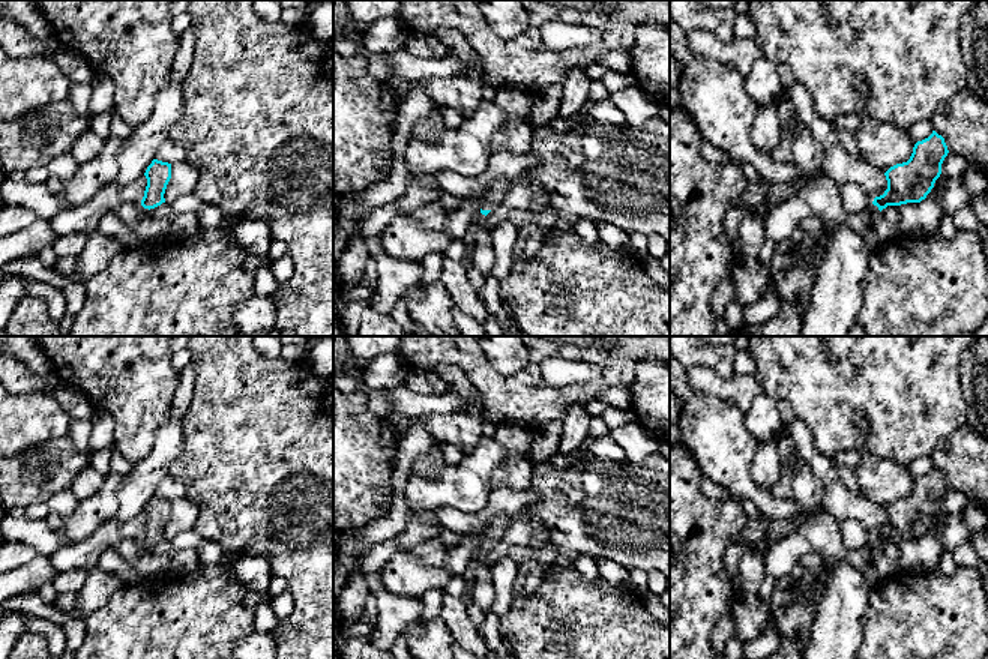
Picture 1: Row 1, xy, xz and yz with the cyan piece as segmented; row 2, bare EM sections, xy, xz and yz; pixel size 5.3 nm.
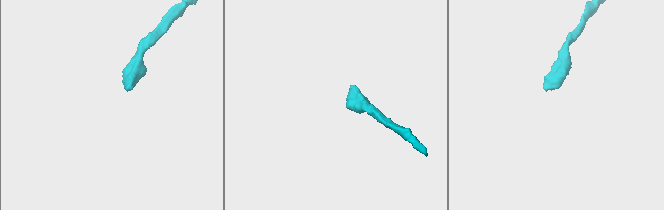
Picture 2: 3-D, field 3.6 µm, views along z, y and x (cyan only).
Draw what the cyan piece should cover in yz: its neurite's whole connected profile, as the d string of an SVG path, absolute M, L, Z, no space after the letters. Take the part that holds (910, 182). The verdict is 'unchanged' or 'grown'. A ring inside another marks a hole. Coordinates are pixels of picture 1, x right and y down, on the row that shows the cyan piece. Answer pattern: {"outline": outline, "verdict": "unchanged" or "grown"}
{"outline": "M935 131L928 138L917 141L907 162L896 164L884 173L887 189L883 195L869 201L866 210L874 218L880 218L881 210L887 206L925 200L941 174L941 164L947 153L944 138Z", "verdict": "grown"}

